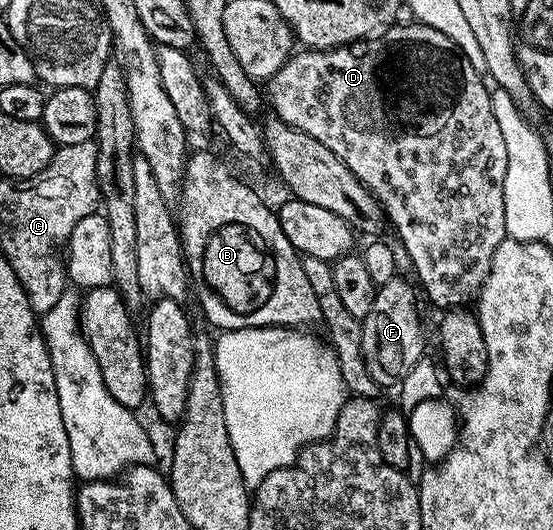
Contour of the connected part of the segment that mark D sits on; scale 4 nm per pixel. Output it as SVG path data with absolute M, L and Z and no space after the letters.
M400 23L392 24L390 27L382 30L378 35L361 41L354 41L351 45L339 45L336 49L304 48L302 51L299 51L303 53L296 52L294 55L288 57L286 63L271 76L270 81L266 82L265 93L269 98L269 105L275 108L272 109L274 116L281 118L286 125L293 127L297 131L305 131L305 135L313 135L313 139L317 139L317 143L325 143L325 147L329 147L329 151L333 151L333 155L337 155L337 159L341 159L345 163L345 167L349 167L349 171L353 171L353 175L357 175L357 179L361 179L361 183L365 183L367 190L379 200L379 205L383 208L386 220L389 222L390 228L391 225L395 228L394 236L402 241L405 251L411 260L411 269L413 273L419 276L419 281L423 284L423 289L427 292L428 299L439 308L439 311L461 309L470 306L470 301L472 304L472 302L478 298L481 287L489 275L489 267L493 263L493 255L497 251L497 247L507 237L507 228L505 227L505 171L507 170L505 139L501 135L501 126L497 124L497 115L493 115L491 89L489 88L488 82L481 76L480 70L475 69L473 63L469 63L469 59L465 59L465 55L455 46L453 39L449 39L449 35L441 35L441 31L433 31L433 27L429 27L428 25L418 23L410 23L411 25L399 24Z

